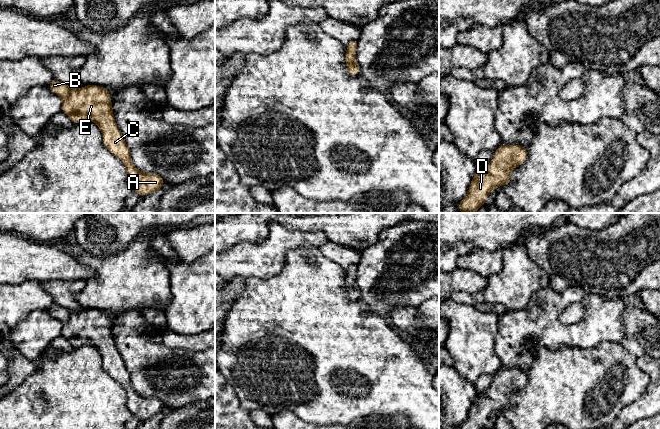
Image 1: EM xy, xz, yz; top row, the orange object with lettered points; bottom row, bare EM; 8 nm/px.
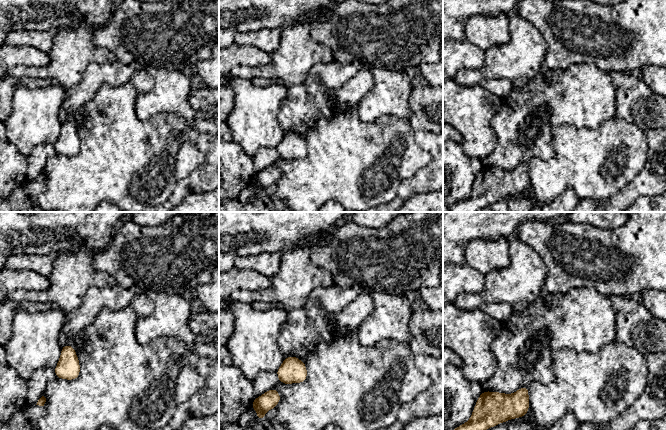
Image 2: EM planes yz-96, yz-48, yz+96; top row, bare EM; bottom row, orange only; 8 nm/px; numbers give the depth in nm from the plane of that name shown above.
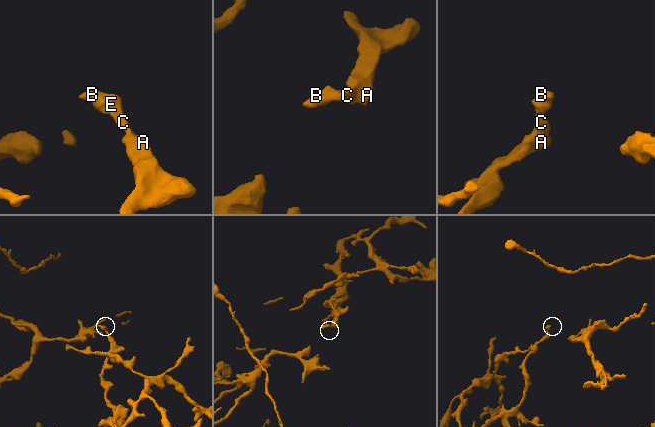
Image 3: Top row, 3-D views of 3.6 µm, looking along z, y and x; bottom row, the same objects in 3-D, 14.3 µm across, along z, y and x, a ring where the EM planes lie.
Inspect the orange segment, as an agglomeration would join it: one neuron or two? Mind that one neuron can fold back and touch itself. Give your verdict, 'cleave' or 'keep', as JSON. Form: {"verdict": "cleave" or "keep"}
{"verdict": "keep"}

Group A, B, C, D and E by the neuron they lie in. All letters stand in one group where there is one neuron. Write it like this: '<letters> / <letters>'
A B C D E

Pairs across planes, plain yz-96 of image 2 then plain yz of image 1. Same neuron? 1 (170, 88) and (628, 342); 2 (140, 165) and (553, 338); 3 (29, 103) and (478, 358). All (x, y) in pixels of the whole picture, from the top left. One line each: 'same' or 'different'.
1: different
2: different
3: same

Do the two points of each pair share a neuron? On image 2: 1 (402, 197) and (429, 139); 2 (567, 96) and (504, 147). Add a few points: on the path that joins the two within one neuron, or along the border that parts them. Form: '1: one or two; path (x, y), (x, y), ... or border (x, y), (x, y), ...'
1: one; path (416, 183), (432, 167), (432, 153)
2: one; path (548, 100), (529, 110), (516, 128)

